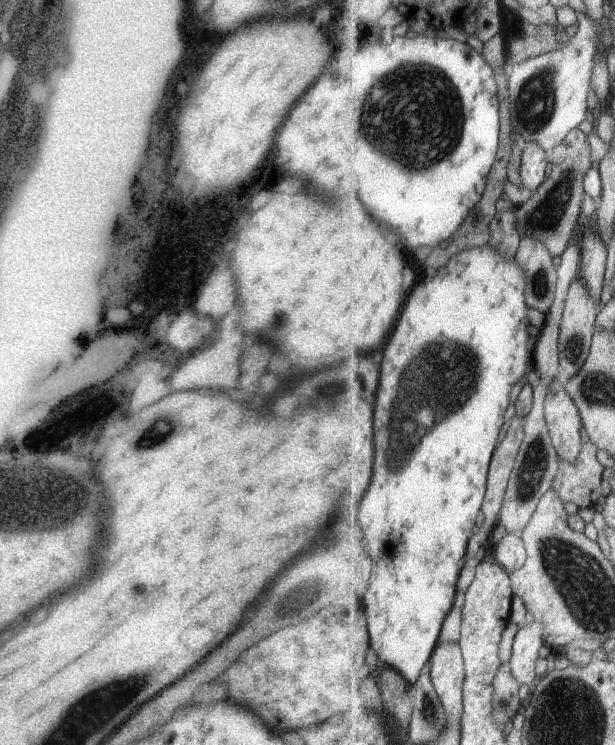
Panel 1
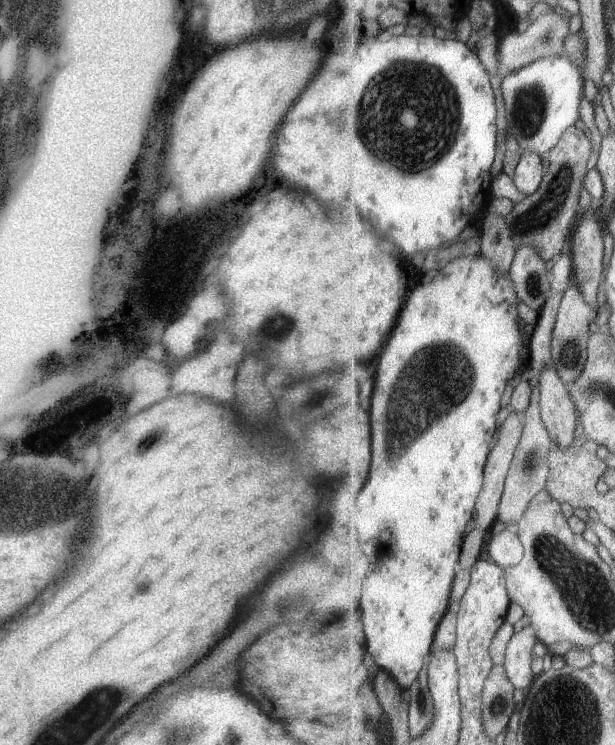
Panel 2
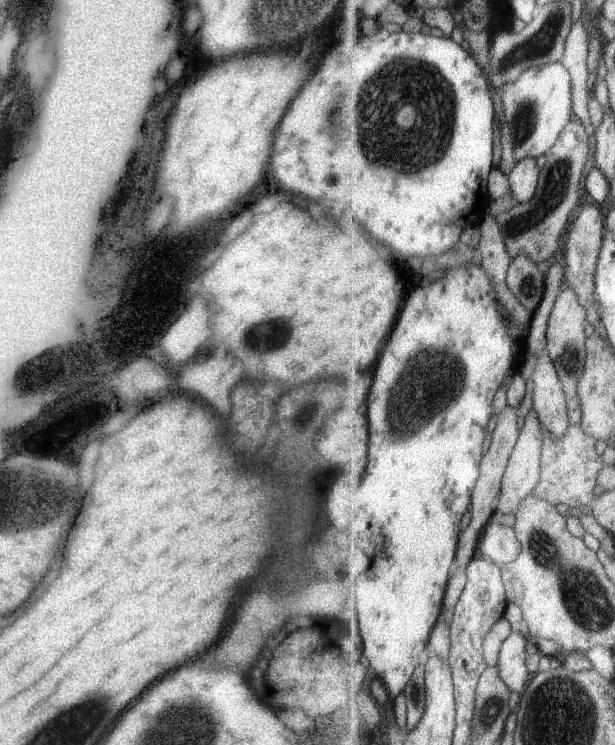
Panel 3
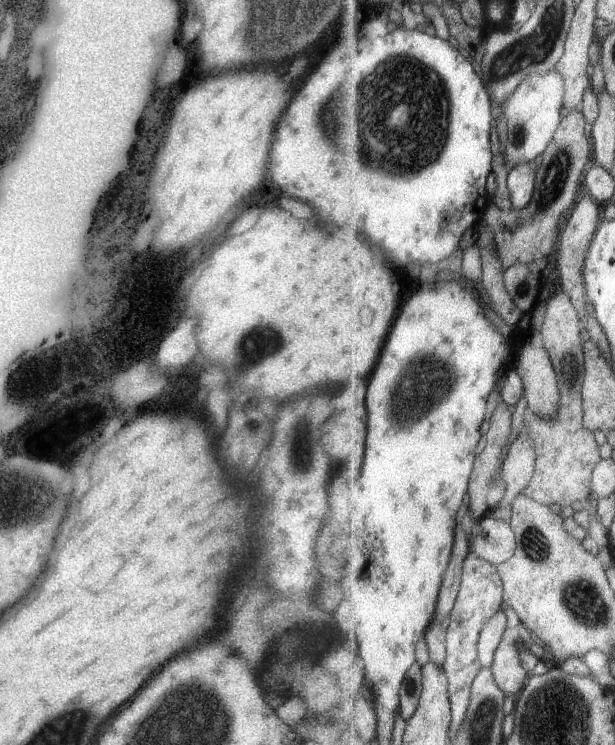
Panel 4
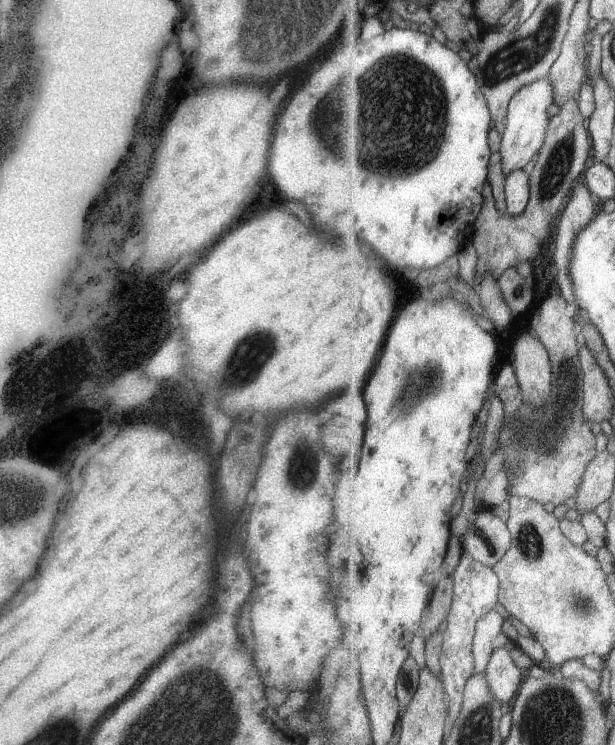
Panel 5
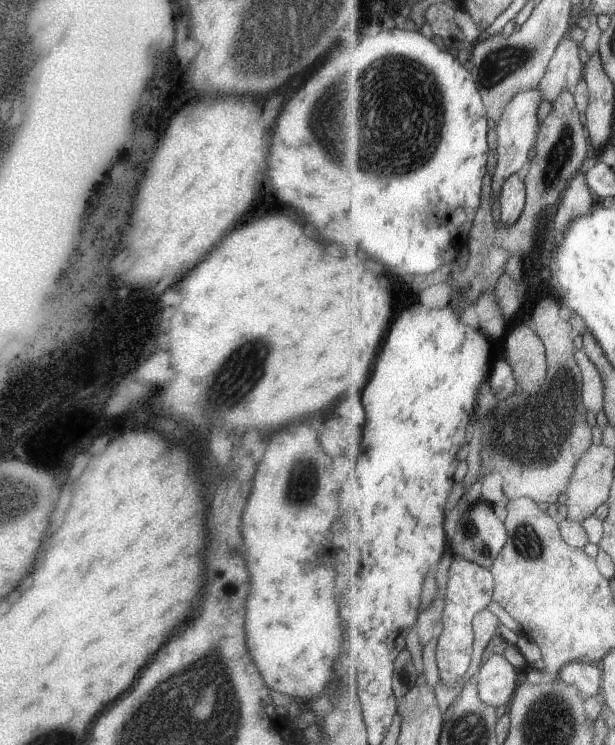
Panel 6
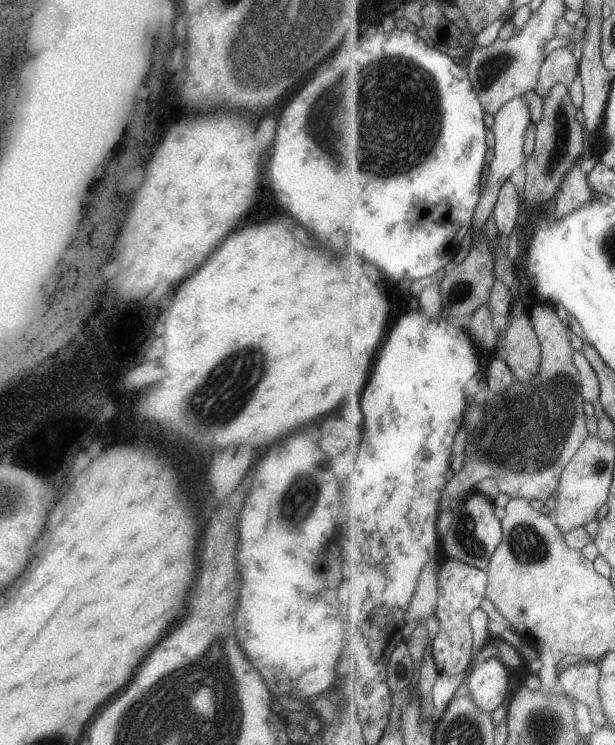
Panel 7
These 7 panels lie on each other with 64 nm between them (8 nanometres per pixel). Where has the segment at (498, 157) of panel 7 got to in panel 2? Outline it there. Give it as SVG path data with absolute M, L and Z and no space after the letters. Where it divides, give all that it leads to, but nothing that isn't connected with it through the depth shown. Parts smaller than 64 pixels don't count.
M566 53L535 60L503 78L501 90L507 104L508 133L517 137L523 153L533 150L546 156L559 144L563 134L577 120L582 120L581 100L584 96L585 79L586 76L579 70L579 66Z

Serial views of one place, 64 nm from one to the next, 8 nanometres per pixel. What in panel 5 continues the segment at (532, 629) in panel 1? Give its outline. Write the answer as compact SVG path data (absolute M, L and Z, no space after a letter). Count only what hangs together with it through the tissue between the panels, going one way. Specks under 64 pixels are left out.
M511 646L496 649L485 670L485 676L489 680L489 692L501 704L509 702L524 683L521 681L523 680L523 672L521 672L523 670L519 668L518 664L515 664L511 651Z

